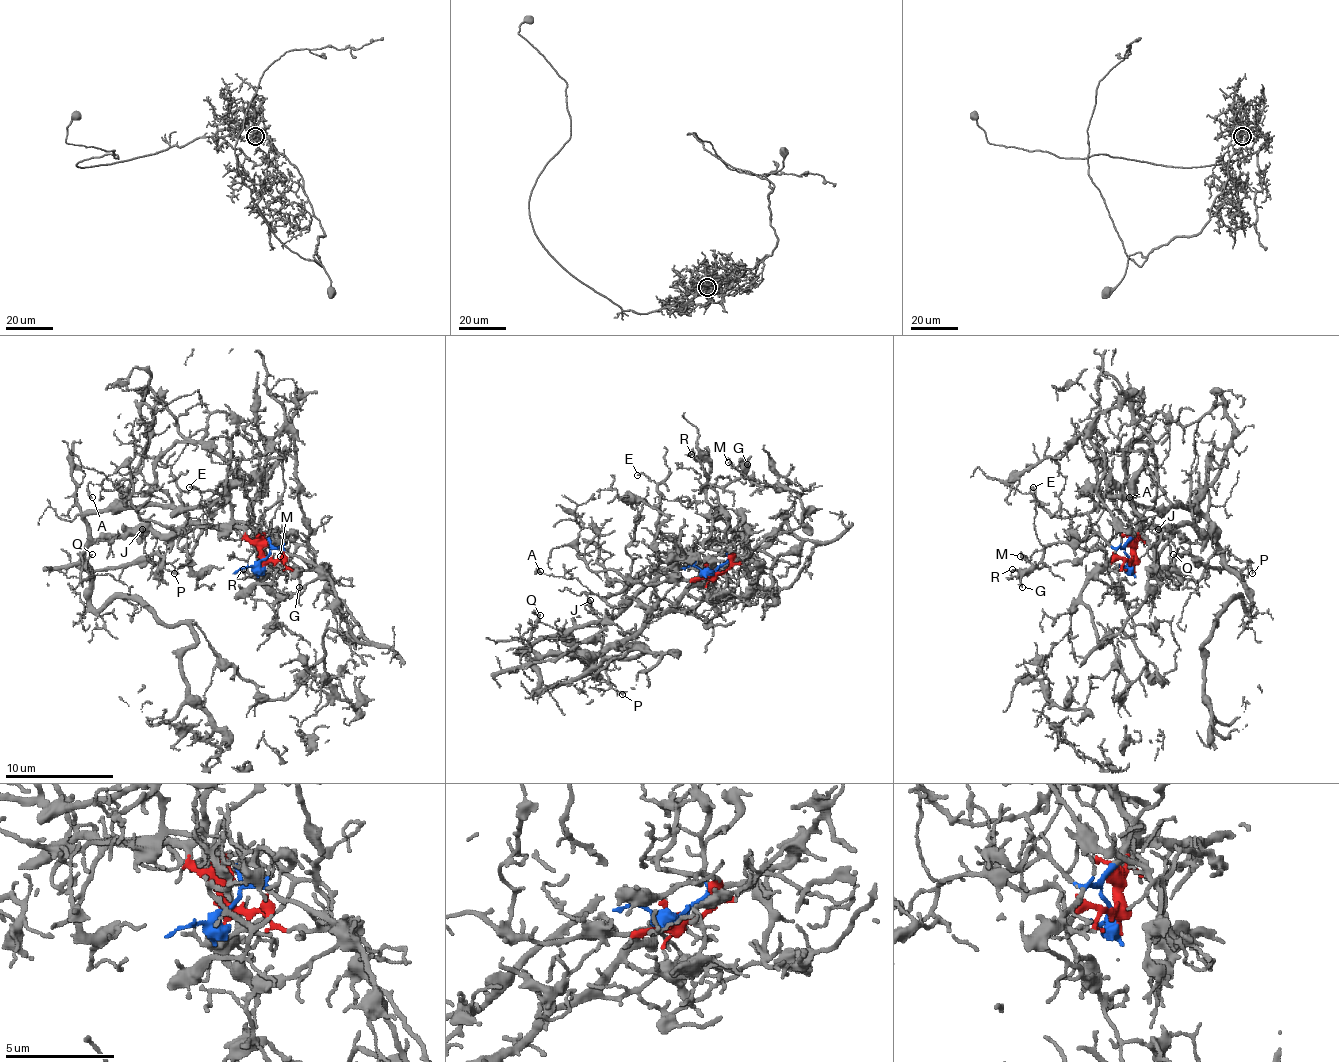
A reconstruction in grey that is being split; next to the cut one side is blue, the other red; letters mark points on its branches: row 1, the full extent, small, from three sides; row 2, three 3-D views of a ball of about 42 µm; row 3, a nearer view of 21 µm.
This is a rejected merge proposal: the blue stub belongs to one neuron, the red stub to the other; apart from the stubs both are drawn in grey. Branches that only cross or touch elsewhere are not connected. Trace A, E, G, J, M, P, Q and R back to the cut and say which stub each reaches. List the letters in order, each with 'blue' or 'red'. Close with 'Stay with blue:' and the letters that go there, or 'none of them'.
A: red
E: red
G: blue
J: red
M: blue
P: red
Q: red
R: blue
Stay with blue: G, M, R

